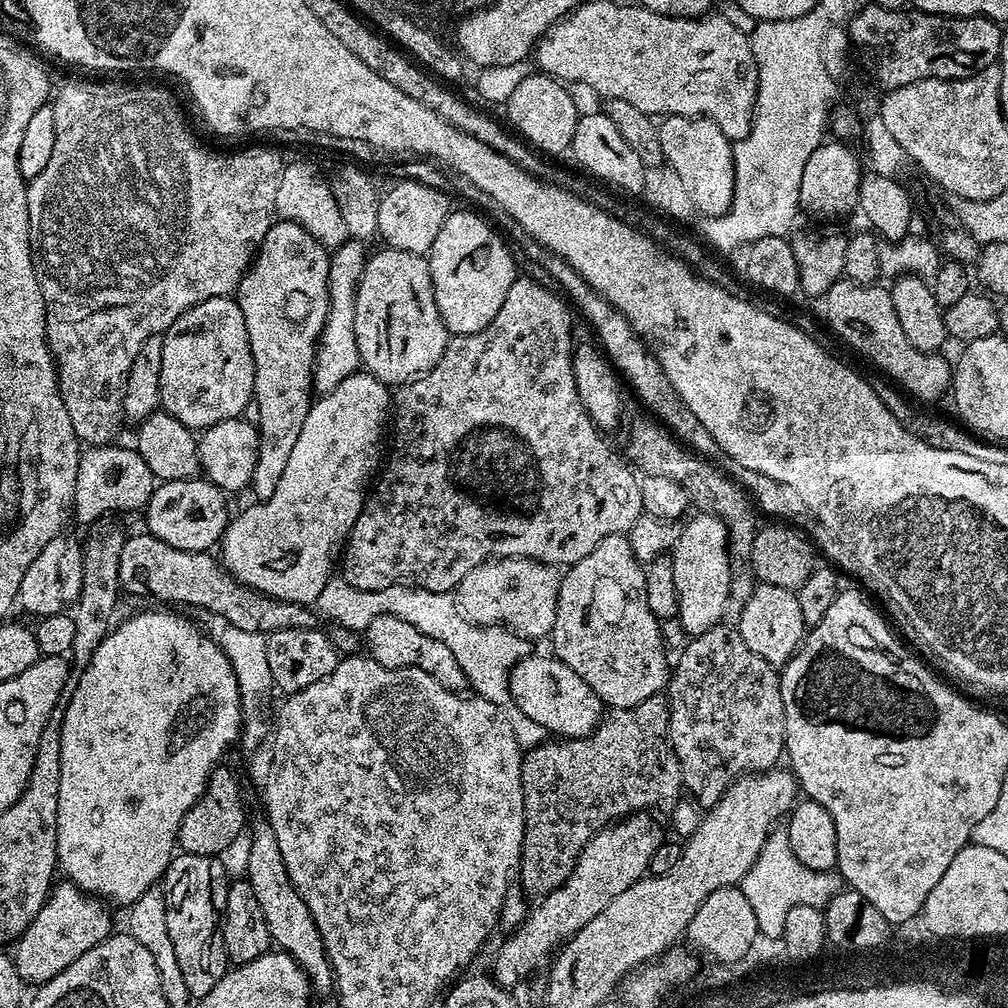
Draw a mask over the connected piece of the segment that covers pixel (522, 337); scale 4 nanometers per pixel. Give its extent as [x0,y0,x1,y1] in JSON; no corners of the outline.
[342,279,644,593]

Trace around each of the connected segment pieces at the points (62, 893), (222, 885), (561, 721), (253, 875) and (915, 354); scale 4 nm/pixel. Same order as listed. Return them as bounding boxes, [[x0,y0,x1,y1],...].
[[15,883,113,985],[162,854,230,998],[508,656,606,738],[246,822,334,993],[819,278,954,401]]

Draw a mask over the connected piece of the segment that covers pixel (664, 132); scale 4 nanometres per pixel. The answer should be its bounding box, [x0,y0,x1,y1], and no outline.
[658,116,735,217]

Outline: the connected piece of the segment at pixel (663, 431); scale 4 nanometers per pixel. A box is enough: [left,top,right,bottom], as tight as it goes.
[627,420,758,623]

